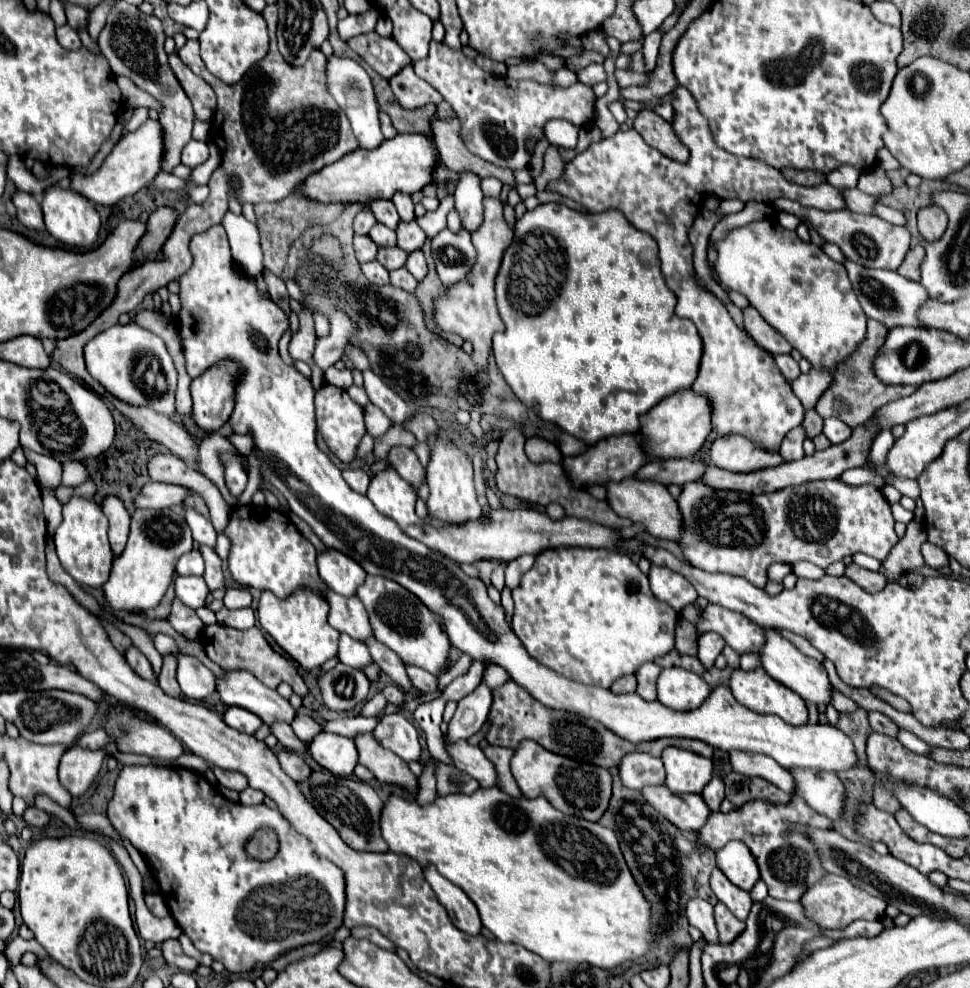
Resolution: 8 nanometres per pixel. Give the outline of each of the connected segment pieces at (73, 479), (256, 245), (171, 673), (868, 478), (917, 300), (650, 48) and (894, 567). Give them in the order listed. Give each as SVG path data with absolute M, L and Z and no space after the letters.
M66 460L62 462L62 484L78 486L88 480L88 470L82 460Z
M228 212L222 220L222 226L226 228L230 248L234 254L234 262L248 274L248 276L260 276L264 270L262 262L262 248L260 248L260 234L256 224L248 222L242 216L236 216Z
M164 654L164 664L158 676L158 684L160 688L164 688L168 694L176 696L176 698L184 698L178 682L176 682L176 654Z
M862 466L862 468L854 468L854 470L846 470L840 480L846 480L846 484L874 484L876 488L882 488L882 480L868 468L868 466Z
M846 262L844 264L850 276L850 282L854 286L854 292L866 312L868 318L874 318L882 324L886 324L886 328L894 328L894 326L914 326L914 328L928 328L926 324L922 324L922 320L918 318L920 308L930 300L926 288L920 282L914 280L906 280L904 276L900 276L898 272L890 272L890 270L870 270L870 268L862 268L860 264L854 262Z
M654 30L652 34L646 36L644 40L644 58L646 58L646 70L654 70L656 66L656 56L658 56L658 46L660 46L660 40L662 40L662 30Z
M912 520L906 528L906 536L890 550L888 558L882 562L888 570L888 582L894 582L900 574L916 570L924 564L920 546L926 542L926 538L926 528L920 522Z

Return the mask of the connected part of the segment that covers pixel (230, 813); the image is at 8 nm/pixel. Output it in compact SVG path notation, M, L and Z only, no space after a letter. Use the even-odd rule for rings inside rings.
M156 764L124 766L108 808L108 818L116 832L148 862L170 914L182 932L200 952L222 962L228 972L252 972L256 964L268 964L292 948L320 942L328 934L334 934L344 922L344 872L330 860L318 856L314 844L306 840L306 836L298 834L278 808L268 808L264 802L244 806L240 802L226 800L202 774L182 766L164 768ZM260 828L274 830L278 836L278 852L266 862L256 860L246 852L248 840Z

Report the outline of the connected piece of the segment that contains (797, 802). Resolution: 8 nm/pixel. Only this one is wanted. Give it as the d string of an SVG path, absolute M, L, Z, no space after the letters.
M792 796L792 800L786 804L774 804L758 798L742 804L740 808L728 814L714 812L708 818L706 826L700 830L700 840L712 850L724 848L734 838L742 840L754 854L760 872L764 872L762 880L768 886L768 894L780 900L800 900L808 888L812 888L816 882L822 880L822 876L826 876L826 870L820 862L816 844L810 840L810 836L806 832L788 828L786 822L806 828L834 830L832 820L814 812L800 796Z

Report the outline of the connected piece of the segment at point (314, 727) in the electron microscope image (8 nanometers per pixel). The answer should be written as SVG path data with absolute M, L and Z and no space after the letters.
M296 716L296 718L291 723L291 727L294 733L302 741L308 741L314 738L322 730L322 725L315 722L309 716Z

